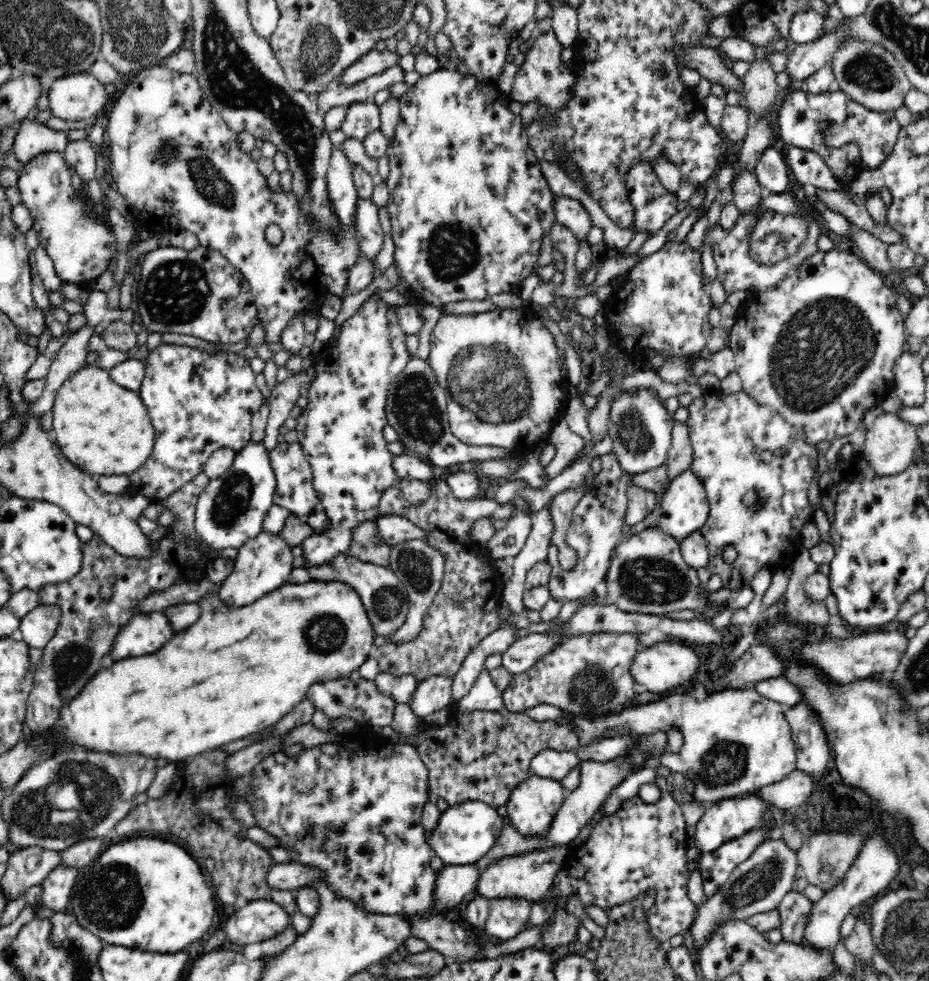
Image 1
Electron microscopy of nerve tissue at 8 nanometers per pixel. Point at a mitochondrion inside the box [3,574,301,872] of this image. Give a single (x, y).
(33, 812)

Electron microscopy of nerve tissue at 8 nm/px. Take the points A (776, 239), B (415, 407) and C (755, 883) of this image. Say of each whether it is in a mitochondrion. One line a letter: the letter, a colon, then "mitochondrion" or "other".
A: mitochondrion
B: mitochondrion
C: mitochondrion

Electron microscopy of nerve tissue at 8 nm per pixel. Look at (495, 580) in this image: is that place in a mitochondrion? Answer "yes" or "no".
no

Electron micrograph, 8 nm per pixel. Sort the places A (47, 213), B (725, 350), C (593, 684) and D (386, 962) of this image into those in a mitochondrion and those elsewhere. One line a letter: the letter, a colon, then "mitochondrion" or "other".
A: other
B: other
C: mitochondrion
D: other

